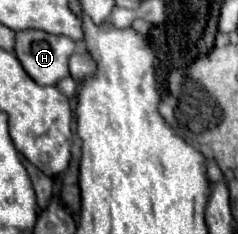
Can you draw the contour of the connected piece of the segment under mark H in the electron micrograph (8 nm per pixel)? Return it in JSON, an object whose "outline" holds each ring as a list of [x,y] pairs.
{"outline":[[[26,30],[16,34],[18,60],[36,84],[56,84],[70,76],[68,60],[76,52],[76,42],[66,36],[52,36],[42,30]]]}

